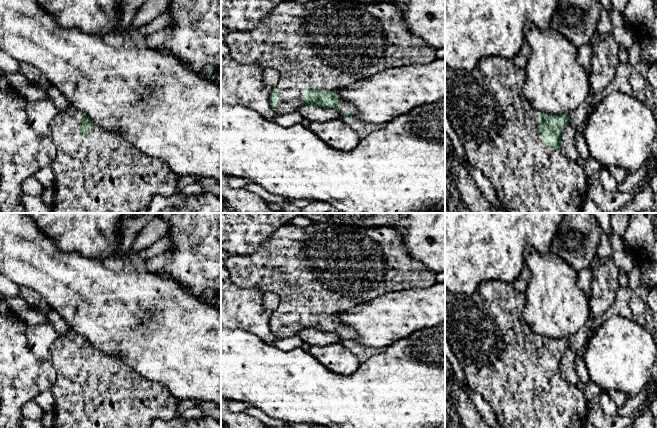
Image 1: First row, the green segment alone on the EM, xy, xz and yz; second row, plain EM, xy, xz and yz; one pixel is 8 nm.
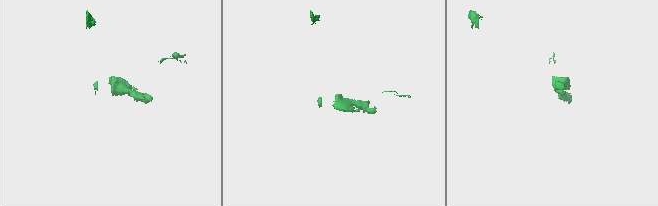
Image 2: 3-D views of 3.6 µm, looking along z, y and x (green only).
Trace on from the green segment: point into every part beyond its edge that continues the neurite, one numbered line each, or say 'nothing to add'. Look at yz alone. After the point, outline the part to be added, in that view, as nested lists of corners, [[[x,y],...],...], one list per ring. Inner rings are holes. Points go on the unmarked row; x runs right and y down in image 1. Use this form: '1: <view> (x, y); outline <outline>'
1: yz (497, 350); outline [[[483,281],[478,289],[471,295],[455,294],[445,289],[445,338],[451,350],[461,365],[469,387],[480,394],[492,407],[498,423],[502,428],[583,428],[587,422],[587,405],[584,394],[576,385],[571,385],[563,380],[561,375],[546,369],[538,355],[537,340],[535,334],[523,319],[525,308],[525,294],[517,291],[513,284],[501,281]]]

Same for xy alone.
1: xy (102, 391); outline [[[69,328],[52,345],[52,366],[56,371],[56,381],[50,388],[55,399],[53,428],[150,428],[155,418],[173,420],[181,417],[180,399],[174,397],[164,385],[154,383],[135,372],[125,359],[94,348],[82,361],[79,354],[80,338],[81,335]]]

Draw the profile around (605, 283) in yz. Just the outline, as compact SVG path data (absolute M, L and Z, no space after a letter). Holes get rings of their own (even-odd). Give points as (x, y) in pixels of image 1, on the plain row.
M598 257L592 261L593 274L589 300L590 316L602 316L615 302L619 287L619 268L611 257Z

